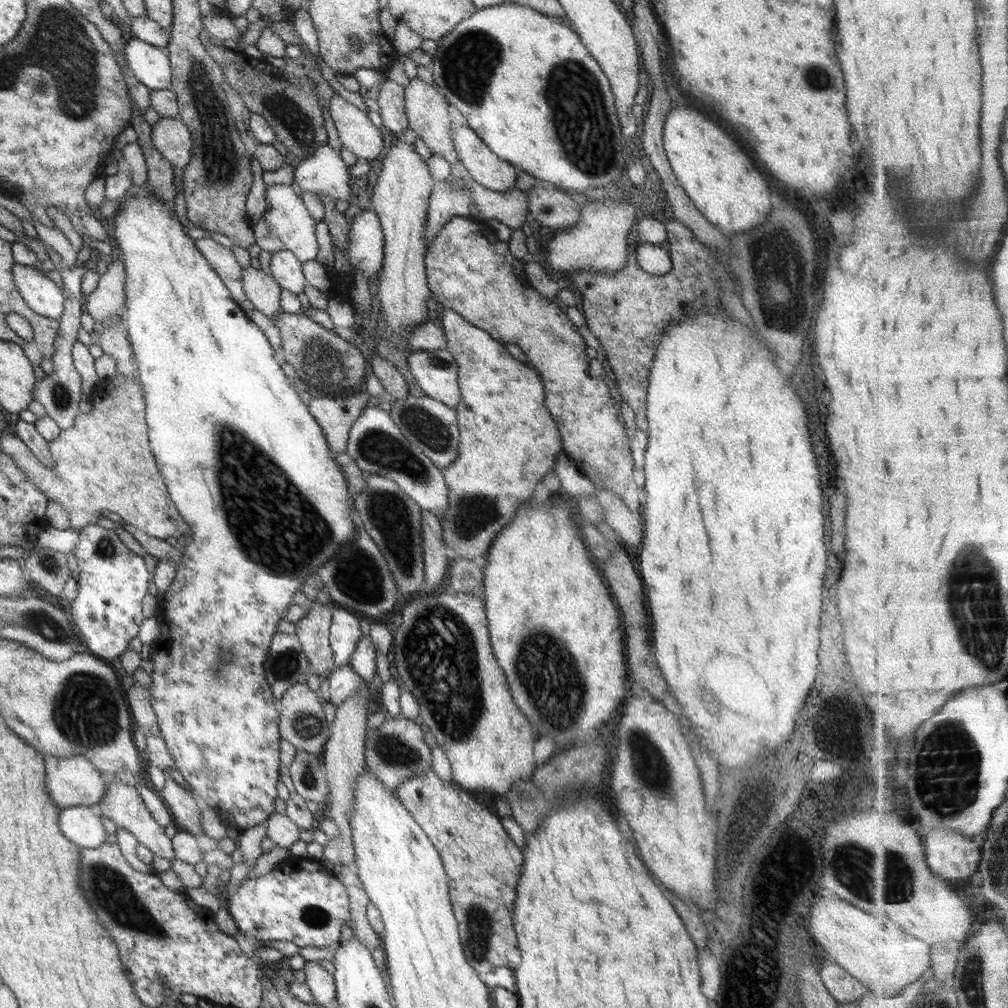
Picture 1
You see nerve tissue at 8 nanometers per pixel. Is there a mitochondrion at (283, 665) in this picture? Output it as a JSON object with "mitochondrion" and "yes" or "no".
{"mitochondrion":"yes"}

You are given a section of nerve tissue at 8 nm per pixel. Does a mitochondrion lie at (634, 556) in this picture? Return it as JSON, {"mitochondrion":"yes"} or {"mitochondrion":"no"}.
{"mitochondrion":"no"}

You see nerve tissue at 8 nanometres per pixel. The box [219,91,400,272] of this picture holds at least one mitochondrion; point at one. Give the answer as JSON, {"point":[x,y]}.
{"point":[299,128]}

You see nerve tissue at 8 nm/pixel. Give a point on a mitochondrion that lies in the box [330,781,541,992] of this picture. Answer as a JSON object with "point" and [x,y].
{"point":[479,923]}

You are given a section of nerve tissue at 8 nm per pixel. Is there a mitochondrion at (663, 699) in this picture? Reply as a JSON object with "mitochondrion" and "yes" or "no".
{"mitochondrion":"no"}

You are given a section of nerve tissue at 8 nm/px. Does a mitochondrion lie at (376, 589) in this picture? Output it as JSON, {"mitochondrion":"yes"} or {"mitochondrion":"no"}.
{"mitochondrion":"yes"}

